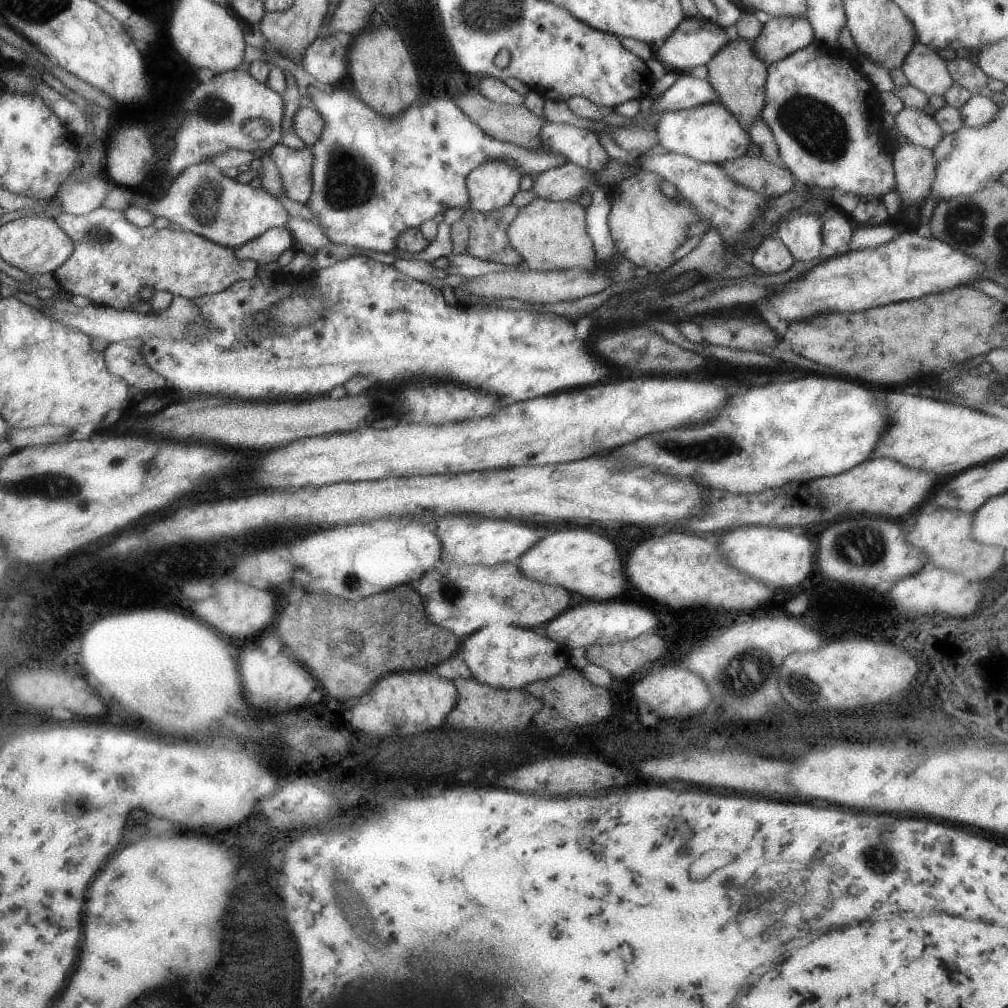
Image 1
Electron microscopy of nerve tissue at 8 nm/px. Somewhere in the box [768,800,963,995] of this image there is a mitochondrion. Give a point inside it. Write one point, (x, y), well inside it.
(879, 862)

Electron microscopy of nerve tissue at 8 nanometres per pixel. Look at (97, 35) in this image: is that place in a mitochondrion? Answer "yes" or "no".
no

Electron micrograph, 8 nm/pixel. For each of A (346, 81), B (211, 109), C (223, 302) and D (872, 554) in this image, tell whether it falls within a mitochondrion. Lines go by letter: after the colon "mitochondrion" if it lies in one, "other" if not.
A: other
B: mitochondrion
C: other
D: other

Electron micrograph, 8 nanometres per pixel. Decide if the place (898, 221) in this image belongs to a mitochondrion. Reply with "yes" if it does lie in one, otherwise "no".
no

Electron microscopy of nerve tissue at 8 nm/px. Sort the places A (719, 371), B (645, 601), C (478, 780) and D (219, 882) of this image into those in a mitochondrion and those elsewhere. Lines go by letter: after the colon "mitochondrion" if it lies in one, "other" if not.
A: other
B: other
C: other
D: mitochondrion

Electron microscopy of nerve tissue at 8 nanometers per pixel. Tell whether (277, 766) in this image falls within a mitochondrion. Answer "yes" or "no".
no

